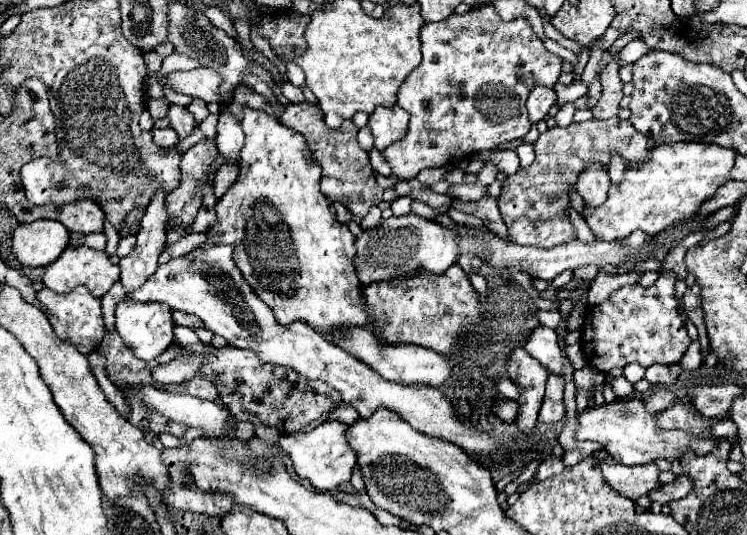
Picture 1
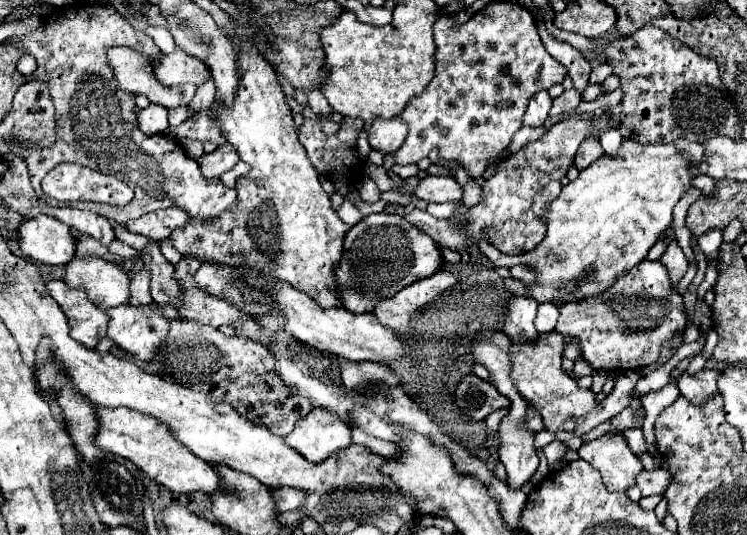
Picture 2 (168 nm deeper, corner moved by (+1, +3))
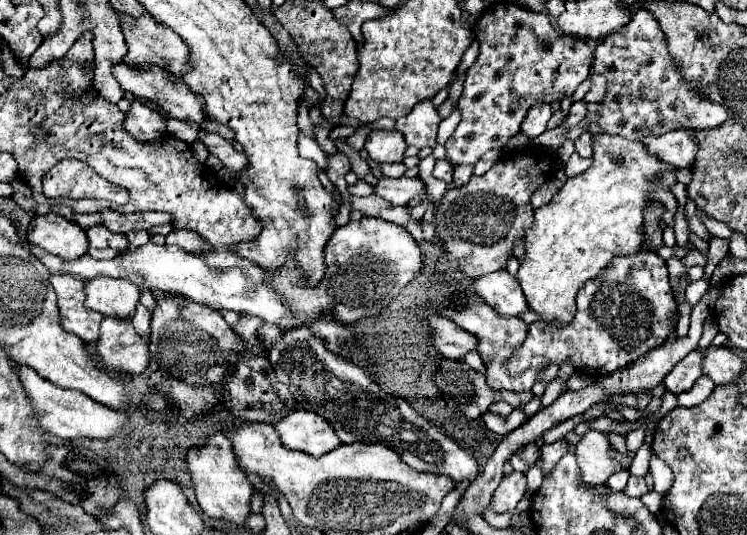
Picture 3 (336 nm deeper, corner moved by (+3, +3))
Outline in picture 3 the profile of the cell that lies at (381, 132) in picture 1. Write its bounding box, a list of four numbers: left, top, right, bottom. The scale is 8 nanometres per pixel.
[364,130,406,164]

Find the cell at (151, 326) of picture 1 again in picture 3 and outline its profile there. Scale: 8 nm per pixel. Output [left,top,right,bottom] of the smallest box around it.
[98,318,150,374]

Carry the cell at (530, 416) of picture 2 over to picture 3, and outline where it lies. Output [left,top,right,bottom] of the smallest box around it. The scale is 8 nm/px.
[482,410,526,436]

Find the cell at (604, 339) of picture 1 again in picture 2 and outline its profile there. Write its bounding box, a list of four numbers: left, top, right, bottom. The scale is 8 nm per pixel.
[556,260,686,370]

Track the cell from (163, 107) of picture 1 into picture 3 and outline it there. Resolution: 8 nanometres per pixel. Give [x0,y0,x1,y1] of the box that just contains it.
[124,102,166,142]

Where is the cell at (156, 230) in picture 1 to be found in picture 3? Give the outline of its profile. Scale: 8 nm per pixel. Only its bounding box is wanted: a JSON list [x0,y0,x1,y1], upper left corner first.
[132,302,152,336]

